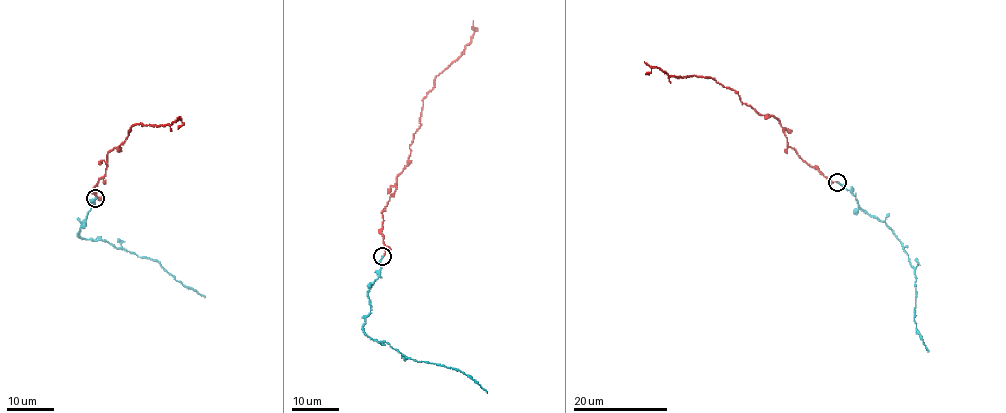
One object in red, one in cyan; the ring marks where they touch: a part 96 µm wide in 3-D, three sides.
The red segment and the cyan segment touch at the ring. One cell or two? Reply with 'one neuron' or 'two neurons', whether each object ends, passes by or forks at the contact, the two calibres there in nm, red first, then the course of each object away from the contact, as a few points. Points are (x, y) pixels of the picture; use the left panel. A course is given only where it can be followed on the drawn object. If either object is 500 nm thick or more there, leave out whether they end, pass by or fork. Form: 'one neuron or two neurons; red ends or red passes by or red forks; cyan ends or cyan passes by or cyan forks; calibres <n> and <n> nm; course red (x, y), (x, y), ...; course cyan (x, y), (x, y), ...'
one neuron; red ends; cyan ends; calibres 170 and 140 nm; course red (96, 198), (108, 152), (120, 149), (131, 127), (164, 126), (180, 117), (178, 129); course cyan (96, 198), (78, 235), (95, 241), (103, 239), (138, 257), (155, 260), (176, 280), (205, 297)

